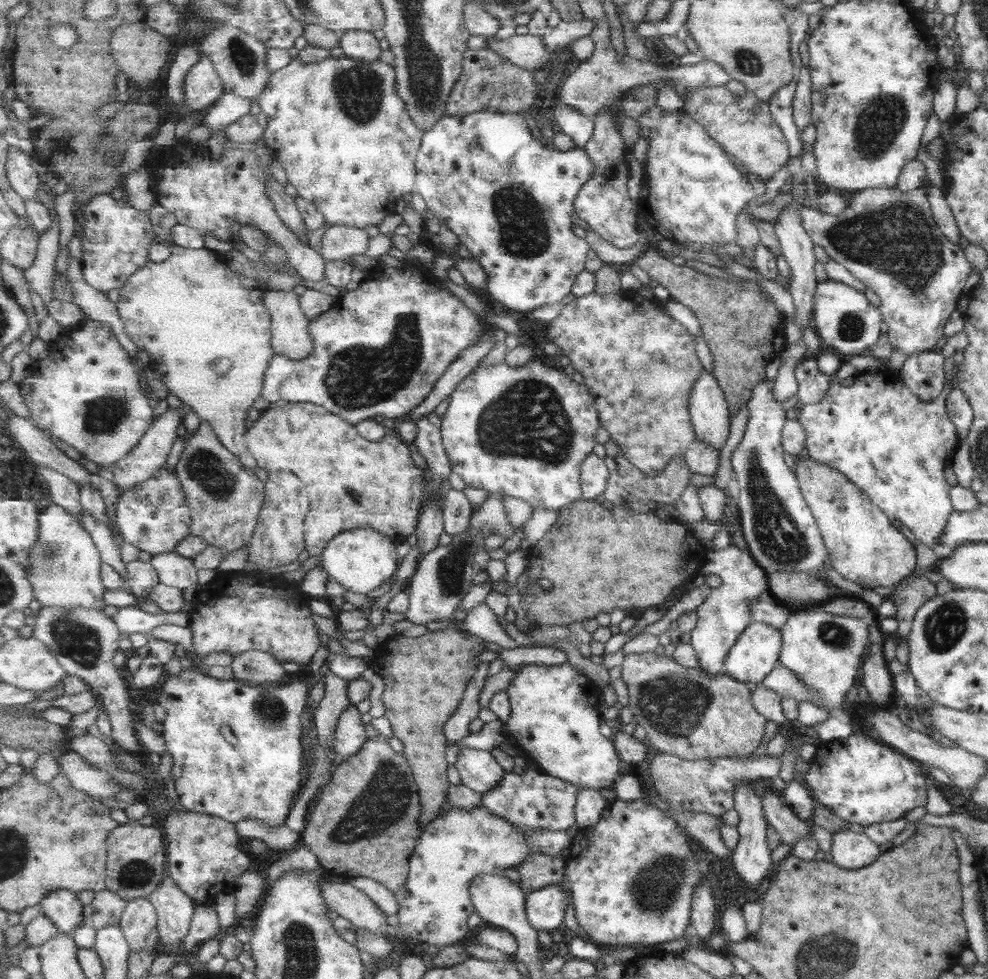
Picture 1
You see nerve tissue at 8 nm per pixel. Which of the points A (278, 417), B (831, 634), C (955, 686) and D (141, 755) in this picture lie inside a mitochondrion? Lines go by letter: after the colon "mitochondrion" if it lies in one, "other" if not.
A: other
B: mitochondrion
C: other
D: other

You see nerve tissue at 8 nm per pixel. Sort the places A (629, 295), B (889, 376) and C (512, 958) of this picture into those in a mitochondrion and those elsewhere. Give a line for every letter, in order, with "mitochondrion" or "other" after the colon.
A: other
B: other
C: other

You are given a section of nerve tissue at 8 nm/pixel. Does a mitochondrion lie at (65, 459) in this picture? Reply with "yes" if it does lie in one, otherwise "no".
no

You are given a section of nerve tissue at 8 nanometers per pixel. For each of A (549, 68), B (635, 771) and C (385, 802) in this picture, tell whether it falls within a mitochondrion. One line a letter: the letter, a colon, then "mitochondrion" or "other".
A: other
B: other
C: mitochondrion

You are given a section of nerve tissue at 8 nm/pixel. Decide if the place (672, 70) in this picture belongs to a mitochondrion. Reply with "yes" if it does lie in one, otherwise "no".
no

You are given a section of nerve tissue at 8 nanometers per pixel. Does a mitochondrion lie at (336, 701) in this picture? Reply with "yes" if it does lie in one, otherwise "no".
no

